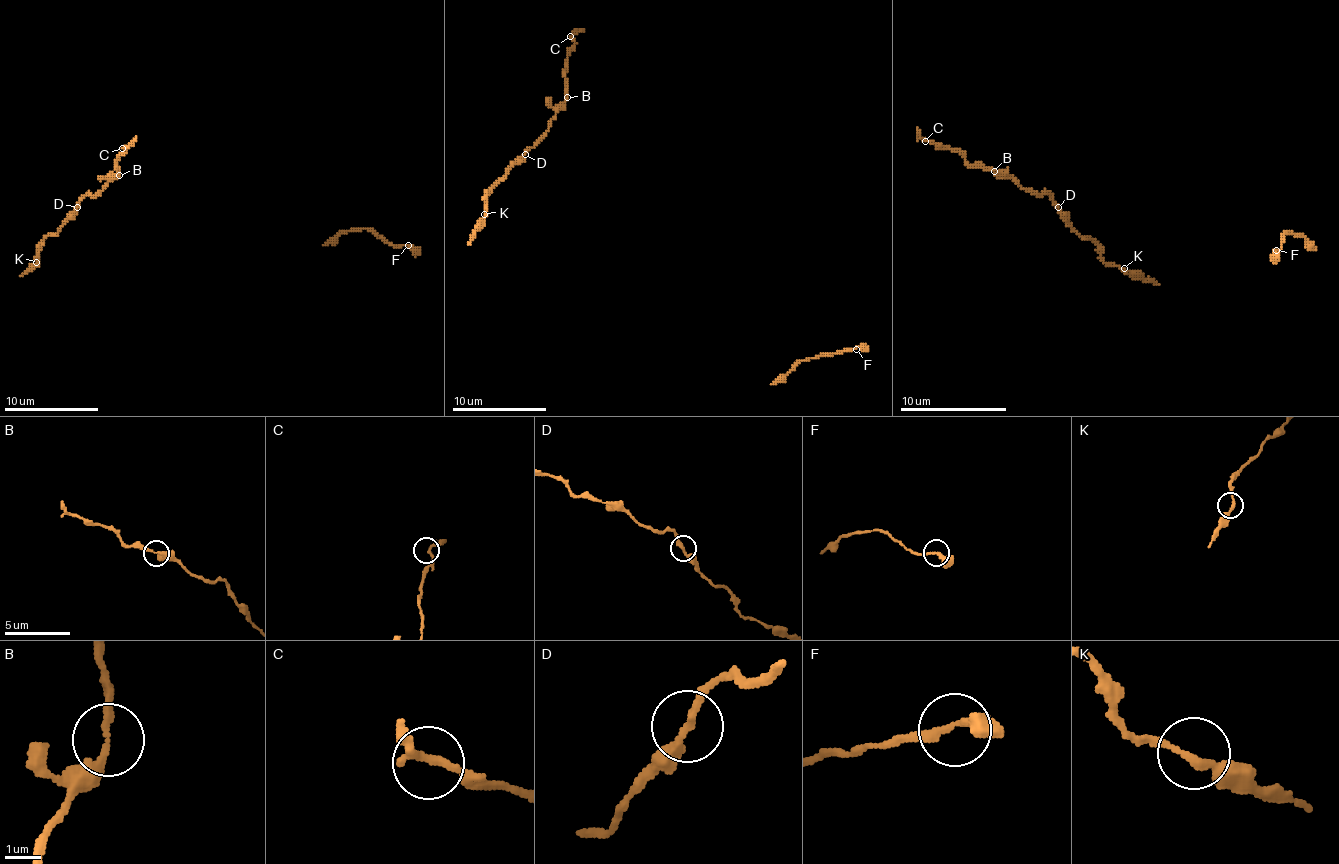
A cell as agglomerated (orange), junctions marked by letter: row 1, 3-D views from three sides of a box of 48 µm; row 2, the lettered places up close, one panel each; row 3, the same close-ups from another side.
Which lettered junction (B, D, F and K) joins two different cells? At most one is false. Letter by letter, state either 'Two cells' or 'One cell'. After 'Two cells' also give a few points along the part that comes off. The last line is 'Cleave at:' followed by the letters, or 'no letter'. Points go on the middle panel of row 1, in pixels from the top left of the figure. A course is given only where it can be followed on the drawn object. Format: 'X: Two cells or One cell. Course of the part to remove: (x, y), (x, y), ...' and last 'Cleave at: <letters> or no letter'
B: One cell
D: One cell
F: One cell
K: One cell
Cleave at: no letter

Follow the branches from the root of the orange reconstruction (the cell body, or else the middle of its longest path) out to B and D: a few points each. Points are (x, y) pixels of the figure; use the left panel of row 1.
B: (36, 266), (41, 243), (48, 235), (58, 233), (86, 195), (96, 195), (119, 174)
D: (36, 266), (41, 243), (48, 235), (58, 233), (77, 207)

